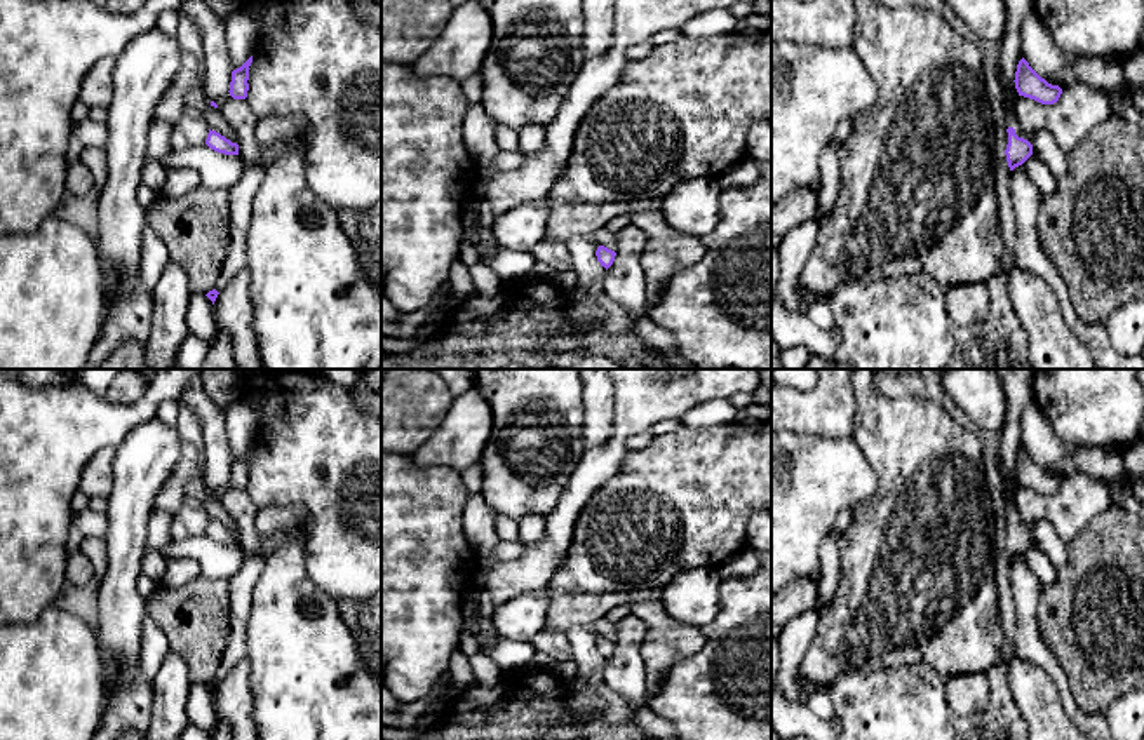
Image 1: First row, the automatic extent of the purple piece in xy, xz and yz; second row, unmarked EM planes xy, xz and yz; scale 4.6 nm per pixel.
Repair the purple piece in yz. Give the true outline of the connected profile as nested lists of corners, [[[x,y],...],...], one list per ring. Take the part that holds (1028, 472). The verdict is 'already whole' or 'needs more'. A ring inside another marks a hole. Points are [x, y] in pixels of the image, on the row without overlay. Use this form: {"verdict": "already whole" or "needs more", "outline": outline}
{"verdict": "needs more", "outline": [[[998,369],[1005,387],[1006,413],[1001,428],[999,460],[1006,505],[1008,535],[1005,540],[1010,561],[1022,555],[1033,545],[1033,535],[1026,529],[1022,514],[1015,507],[1015,491],[1024,486],[1041,494],[1059,491],[1062,479],[1041,468],[1020,441],[1020,414],[1036,400],[1033,380],[1036,369]]]}

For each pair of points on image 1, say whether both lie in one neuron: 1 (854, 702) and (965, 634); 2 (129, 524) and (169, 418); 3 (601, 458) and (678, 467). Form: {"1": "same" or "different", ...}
{"1": "different", "2": "different", "3": "different"}

